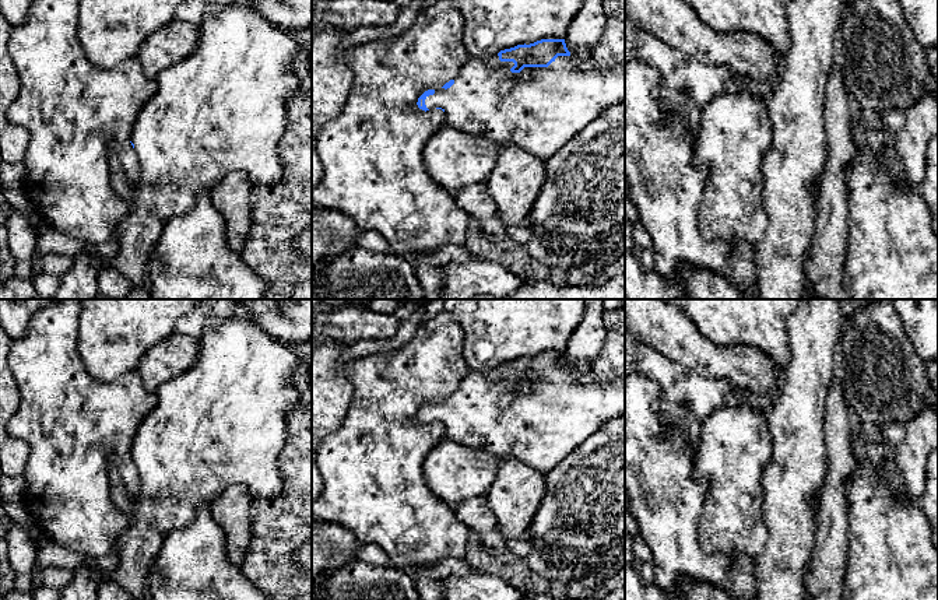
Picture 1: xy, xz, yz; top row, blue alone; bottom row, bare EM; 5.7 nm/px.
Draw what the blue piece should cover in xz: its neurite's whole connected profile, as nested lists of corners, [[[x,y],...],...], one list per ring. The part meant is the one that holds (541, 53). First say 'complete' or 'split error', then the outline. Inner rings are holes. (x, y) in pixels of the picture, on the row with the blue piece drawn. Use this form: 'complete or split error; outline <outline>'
split error; outline [[[541,39],[517,45],[488,57],[470,57],[454,80],[442,88],[428,90],[418,98],[418,108],[445,112],[446,124],[495,141],[500,148],[516,147],[545,162],[605,108],[625,101],[625,64],[597,67],[590,57],[572,56],[565,39]]]

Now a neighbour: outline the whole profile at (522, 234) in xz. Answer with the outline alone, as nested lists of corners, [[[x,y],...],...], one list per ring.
[[[512,225],[512,227],[506,227],[509,235],[520,242],[520,243],[527,243],[531,238],[531,228],[530,227],[520,227],[520,225]]]

